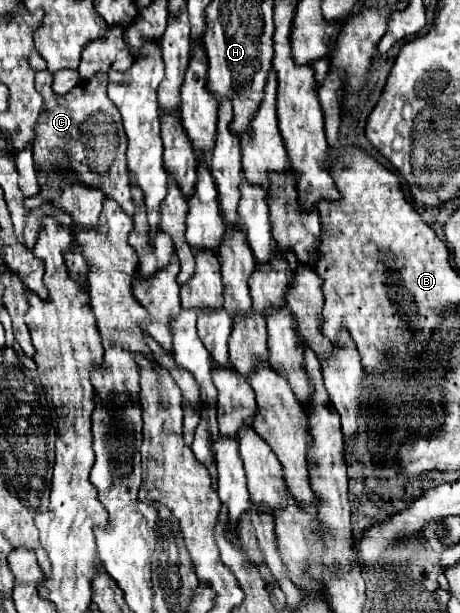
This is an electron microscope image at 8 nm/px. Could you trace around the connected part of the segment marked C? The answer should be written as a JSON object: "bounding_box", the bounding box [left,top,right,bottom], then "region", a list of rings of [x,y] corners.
{"bounding_box":[36,70,134,216],"region":[[[46,70],[36,72],[36,90],[44,98],[44,106],[38,116],[38,126],[36,126],[36,140],[48,140],[48,148],[56,150],[58,154],[70,154],[70,158],[76,162],[74,170],[76,170],[78,182],[86,184],[88,188],[102,190],[106,198],[116,200],[128,216],[134,216],[130,182],[126,176],[126,134],[122,132],[122,118],[118,116],[118,108],[114,108],[114,104],[106,96],[106,86],[108,86],[106,76],[94,76],[94,80],[84,80],[78,86],[74,86],[68,94],[58,96],[52,92],[50,72]]]}

